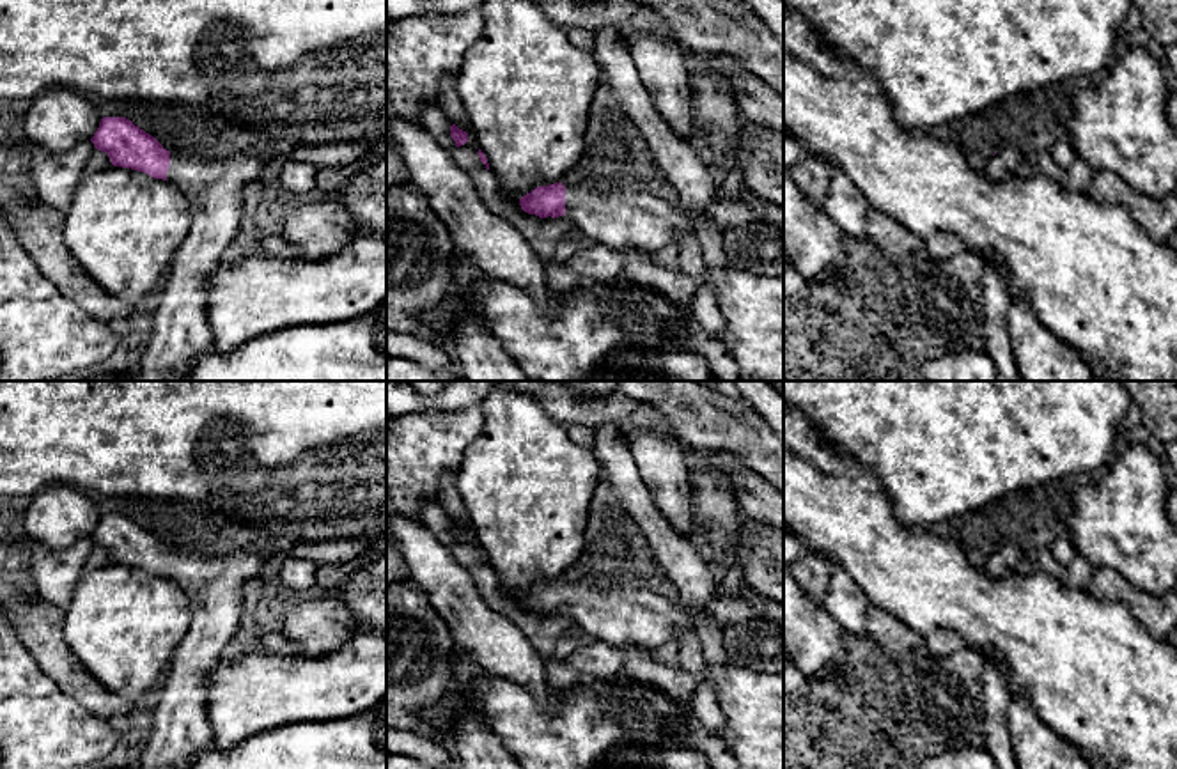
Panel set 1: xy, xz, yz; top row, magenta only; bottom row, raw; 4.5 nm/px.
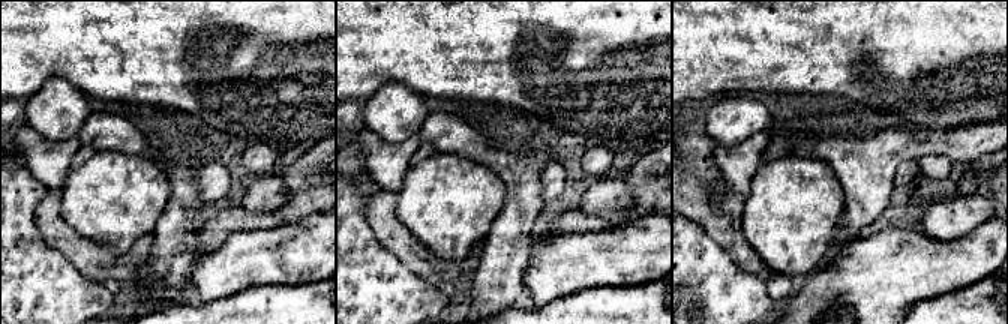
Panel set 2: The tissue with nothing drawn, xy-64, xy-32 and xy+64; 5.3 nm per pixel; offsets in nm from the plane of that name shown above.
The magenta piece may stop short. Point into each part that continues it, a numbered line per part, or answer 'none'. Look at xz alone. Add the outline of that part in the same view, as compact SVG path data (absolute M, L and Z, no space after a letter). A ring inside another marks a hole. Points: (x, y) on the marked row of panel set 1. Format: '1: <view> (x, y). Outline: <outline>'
1: xz (626, 218). Outline: M565 186L565 216L590 243L612 248L635 248L656 255L675 243L679 230L697 232L679 204L670 204L642 191L596 191L585 186Z

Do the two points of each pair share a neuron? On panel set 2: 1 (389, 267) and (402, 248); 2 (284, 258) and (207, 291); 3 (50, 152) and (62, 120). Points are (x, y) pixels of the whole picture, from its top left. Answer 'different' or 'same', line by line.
1: different
2: same
3: different

